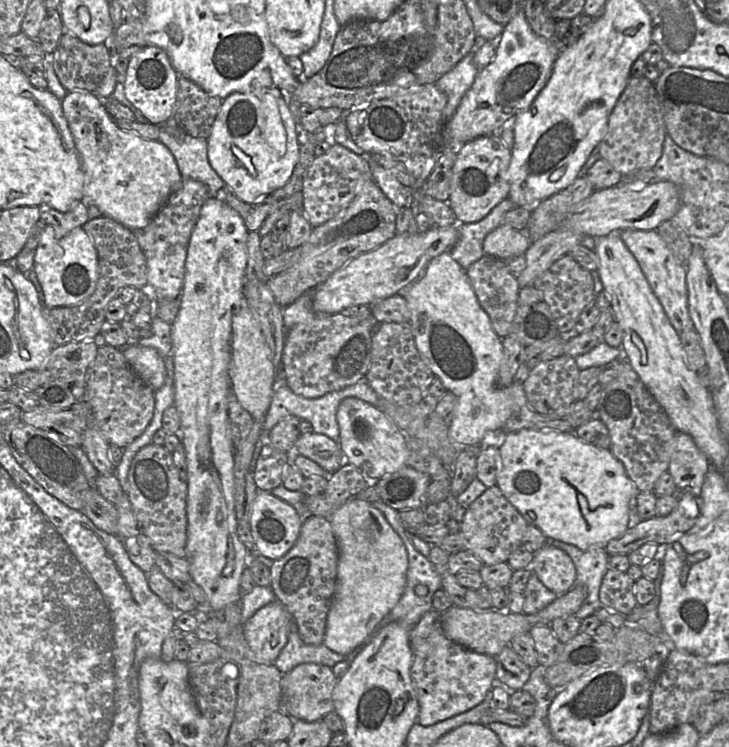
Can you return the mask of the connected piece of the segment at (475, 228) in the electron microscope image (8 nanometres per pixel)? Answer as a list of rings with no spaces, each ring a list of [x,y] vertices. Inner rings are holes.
[[[509,198],[502,200],[483,219],[469,224],[456,222],[458,240],[448,251],[451,257],[465,270],[475,261],[482,258],[483,240],[488,233],[501,225],[504,214],[518,207]]]

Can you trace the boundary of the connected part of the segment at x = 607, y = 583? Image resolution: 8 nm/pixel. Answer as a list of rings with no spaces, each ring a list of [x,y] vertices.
[[[609,569],[605,574],[599,598],[607,608],[613,608],[618,612],[628,615],[639,605],[635,596],[635,581],[627,572]]]

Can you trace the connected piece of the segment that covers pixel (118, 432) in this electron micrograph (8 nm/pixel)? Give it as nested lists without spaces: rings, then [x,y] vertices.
[[[104,344],[97,348],[85,380],[85,401],[89,402],[97,426],[109,444],[122,449],[147,428],[154,412],[154,393],[132,370],[119,348]]]

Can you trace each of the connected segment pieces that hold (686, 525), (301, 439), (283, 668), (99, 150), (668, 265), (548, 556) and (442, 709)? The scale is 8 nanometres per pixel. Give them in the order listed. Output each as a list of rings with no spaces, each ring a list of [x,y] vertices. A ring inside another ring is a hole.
[[[690,492],[677,493],[678,504],[666,516],[654,516],[628,528],[621,536],[606,544],[606,551],[611,555],[626,554],[645,543],[666,544],[686,534],[700,517],[702,499]]]
[[[315,432],[299,435],[294,452],[316,462],[330,474],[335,473],[345,463],[338,442]]]
[[[292,621],[291,630],[288,634],[287,644],[280,651],[274,664],[282,674],[304,663],[317,663],[332,668],[341,661],[352,662],[353,659],[371,641],[374,632],[360,646],[349,654],[338,654],[330,650],[324,643],[320,645],[308,645],[300,638],[296,624]]]
[[[74,90],[69,91],[66,96],[61,100],[61,107],[63,115],[67,121],[69,130],[73,137],[73,142],[79,156],[81,168],[84,174],[84,185],[83,185],[83,199],[86,200],[88,204],[96,205],[102,212],[102,216],[107,216],[116,222],[122,224],[130,230],[143,229],[154,218],[154,216],[159,212],[163,205],[167,202],[170,195],[178,191],[182,186],[182,176],[175,161],[175,158],[171,151],[159,140],[148,140],[141,138],[133,133],[122,130],[118,127],[116,121],[110,116],[110,114],[105,109],[102,99],[99,98],[95,93],[88,92],[86,90]]]
[[[623,230],[620,237],[637,260],[654,295],[662,305],[672,327],[678,334],[694,329],[688,311],[686,268],[679,263],[655,231]]]
[[[548,541],[534,552],[534,558],[526,569],[535,572],[541,582],[558,596],[576,584],[577,573],[572,558]]]
[[[435,635],[432,653],[414,656],[410,677],[417,692],[419,713],[417,722],[429,726],[464,713],[479,705],[496,683],[497,663],[494,656],[471,650],[448,638]]]

